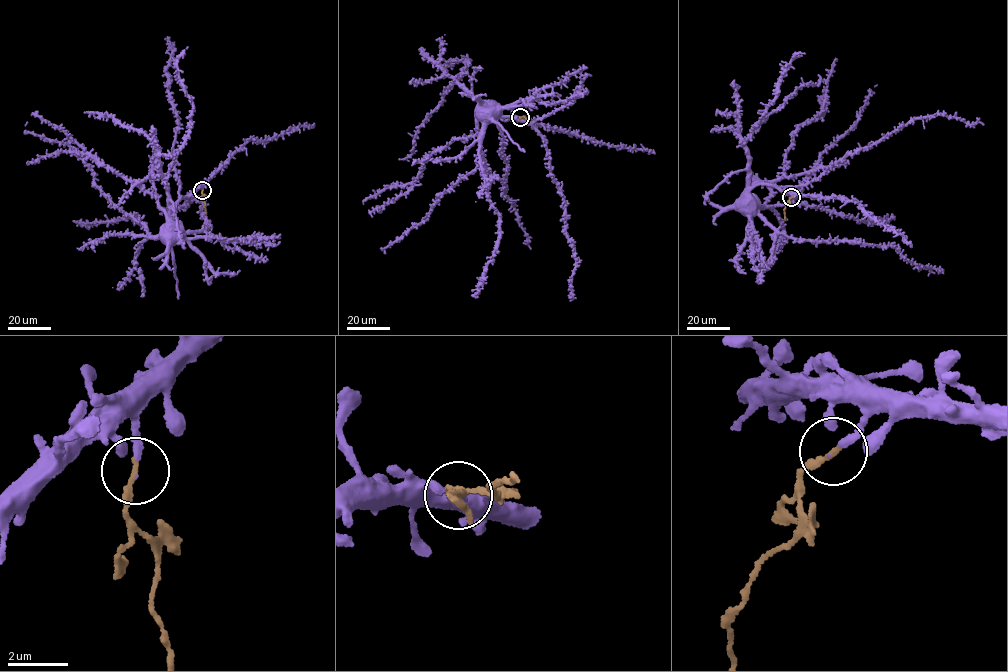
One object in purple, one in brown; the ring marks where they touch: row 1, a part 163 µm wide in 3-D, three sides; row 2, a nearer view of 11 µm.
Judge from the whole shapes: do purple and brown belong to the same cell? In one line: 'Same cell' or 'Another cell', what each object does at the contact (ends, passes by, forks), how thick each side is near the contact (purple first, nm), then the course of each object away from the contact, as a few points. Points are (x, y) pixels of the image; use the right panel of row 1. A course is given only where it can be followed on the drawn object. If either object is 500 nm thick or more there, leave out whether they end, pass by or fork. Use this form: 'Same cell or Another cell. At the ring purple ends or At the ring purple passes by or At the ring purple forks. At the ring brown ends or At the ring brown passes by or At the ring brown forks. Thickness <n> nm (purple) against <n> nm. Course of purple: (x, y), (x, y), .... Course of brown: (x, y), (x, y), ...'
Another cell. At the ring purple ends. At the ring brown ends. Thickness 160 nm (purple) against 200 nm. Course of purple: (791, 197), (791, 192), (760, 184), (750, 191), (759, 213), (789, 237), (891, 245), (908, 260), (938, 271). Course of brown: (791, 197), (784, 209), (785, 220)

